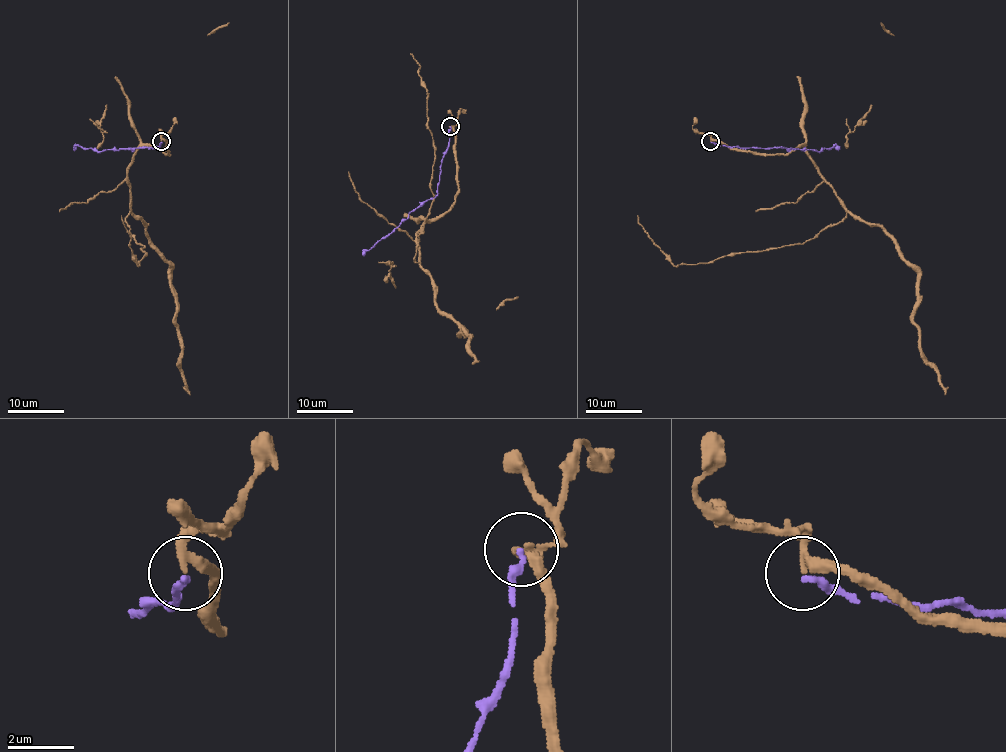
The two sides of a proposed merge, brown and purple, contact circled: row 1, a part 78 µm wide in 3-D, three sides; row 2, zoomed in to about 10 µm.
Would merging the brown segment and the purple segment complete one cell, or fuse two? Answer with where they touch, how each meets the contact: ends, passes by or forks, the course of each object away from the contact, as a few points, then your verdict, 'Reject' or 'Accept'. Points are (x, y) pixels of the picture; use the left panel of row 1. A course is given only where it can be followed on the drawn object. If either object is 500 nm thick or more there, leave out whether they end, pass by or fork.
Place: (161, 141). At the ring brown passes by. At the ring purple ends. Course of brown: (162, 141), (169, 154), (142, 146), (128, 170), (125, 221), (129, 233), (146, 253), (138, 266), (121, 215). Course of purple: (162, 141), (159, 147), (101, 151), (78, 146), (73, 149). Reject

